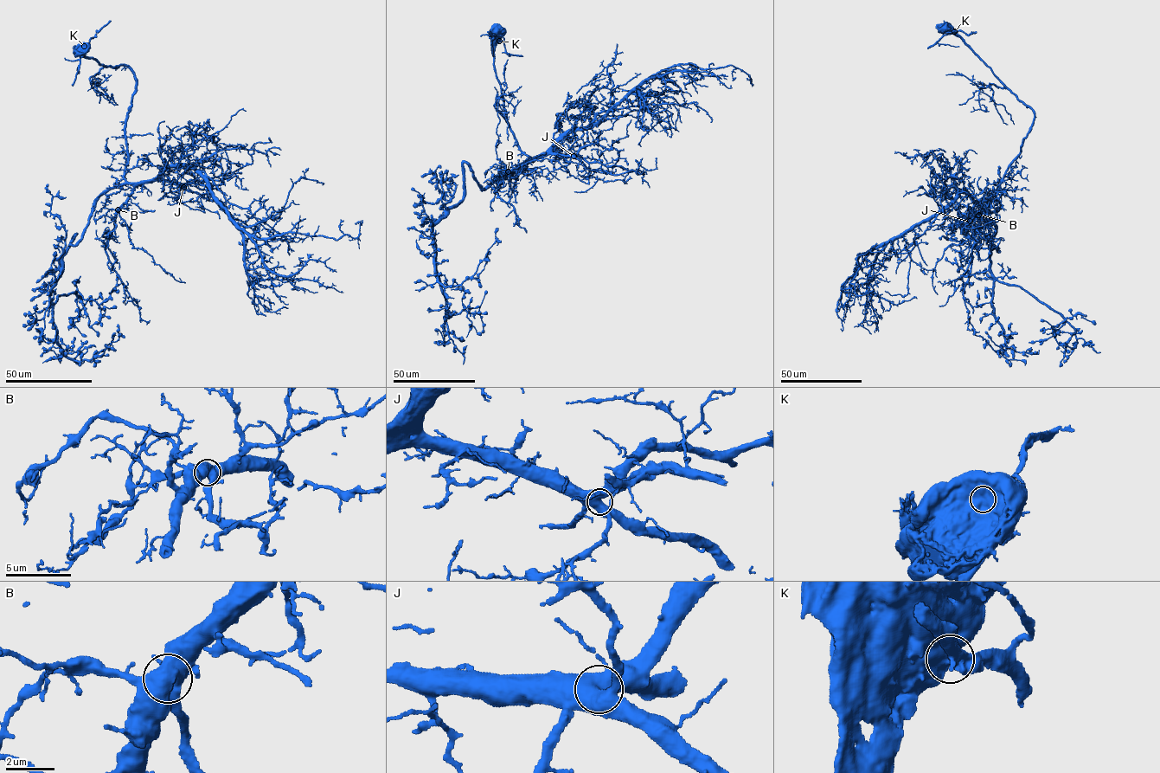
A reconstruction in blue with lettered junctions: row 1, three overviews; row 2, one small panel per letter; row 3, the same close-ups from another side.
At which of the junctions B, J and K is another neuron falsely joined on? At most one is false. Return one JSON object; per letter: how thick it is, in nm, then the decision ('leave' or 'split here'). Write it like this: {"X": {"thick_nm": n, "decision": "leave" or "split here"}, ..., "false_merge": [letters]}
{"B": {"thick_nm": 550, "decision": "leave"}, "J": {"thick_nm": 550, "decision": "leave"}, "K": {"thick_nm": 650, "decision": "split here"}, "false_merge": ["K"]}

